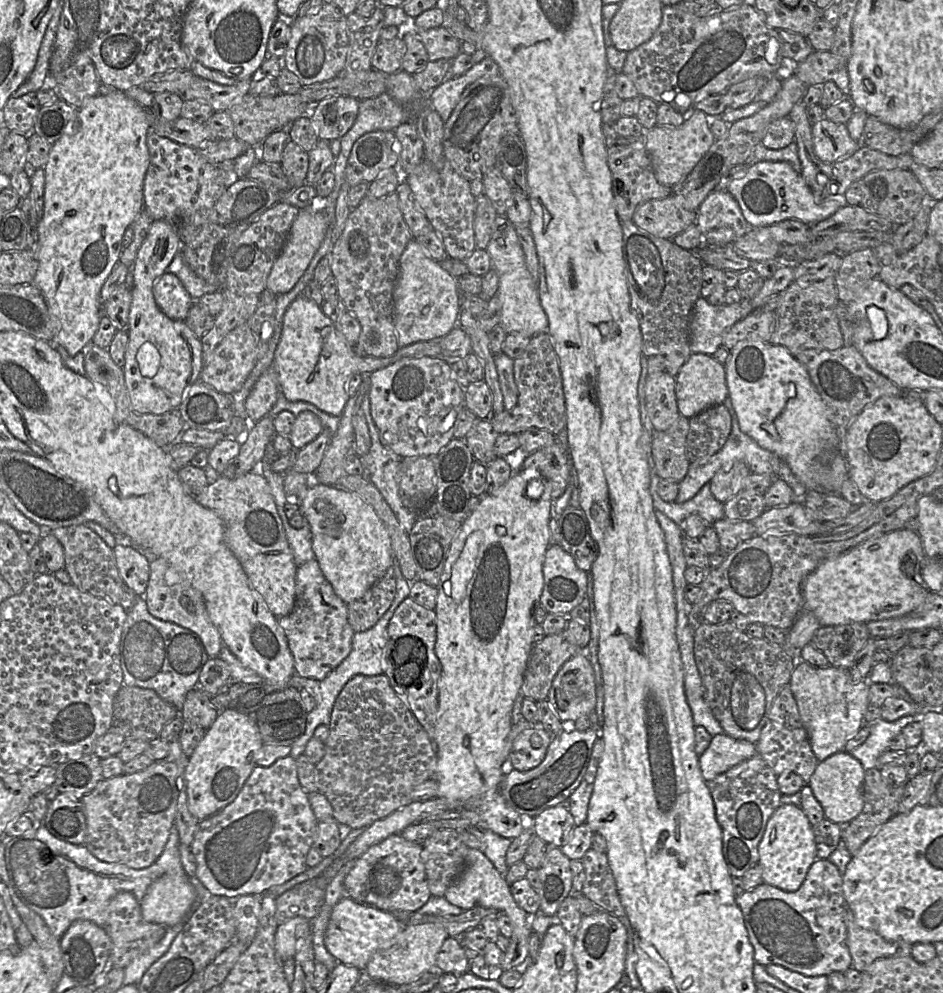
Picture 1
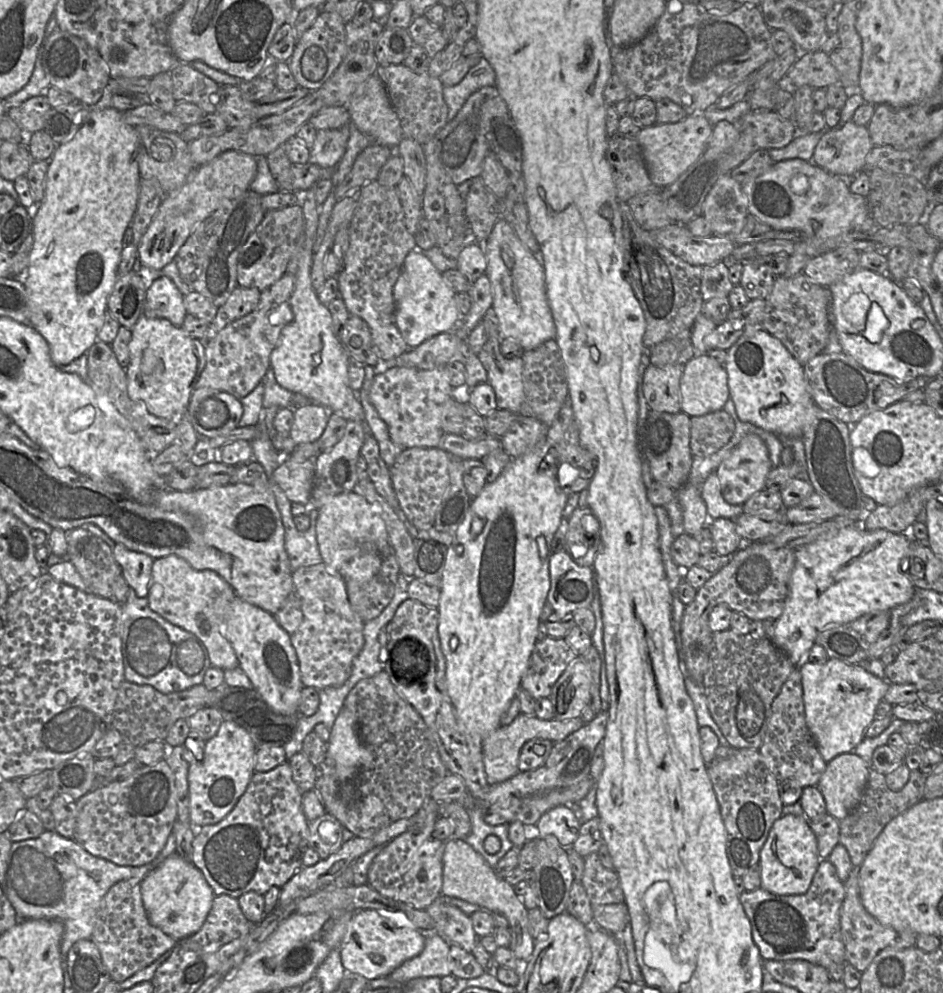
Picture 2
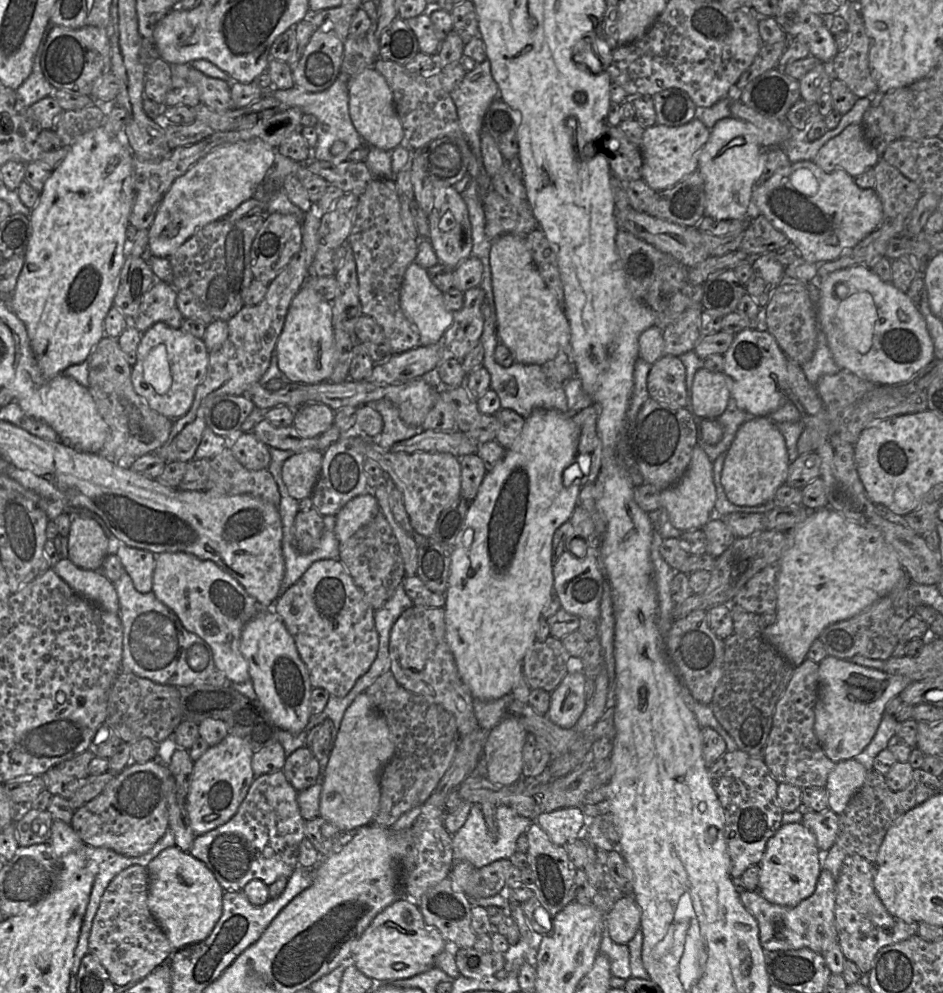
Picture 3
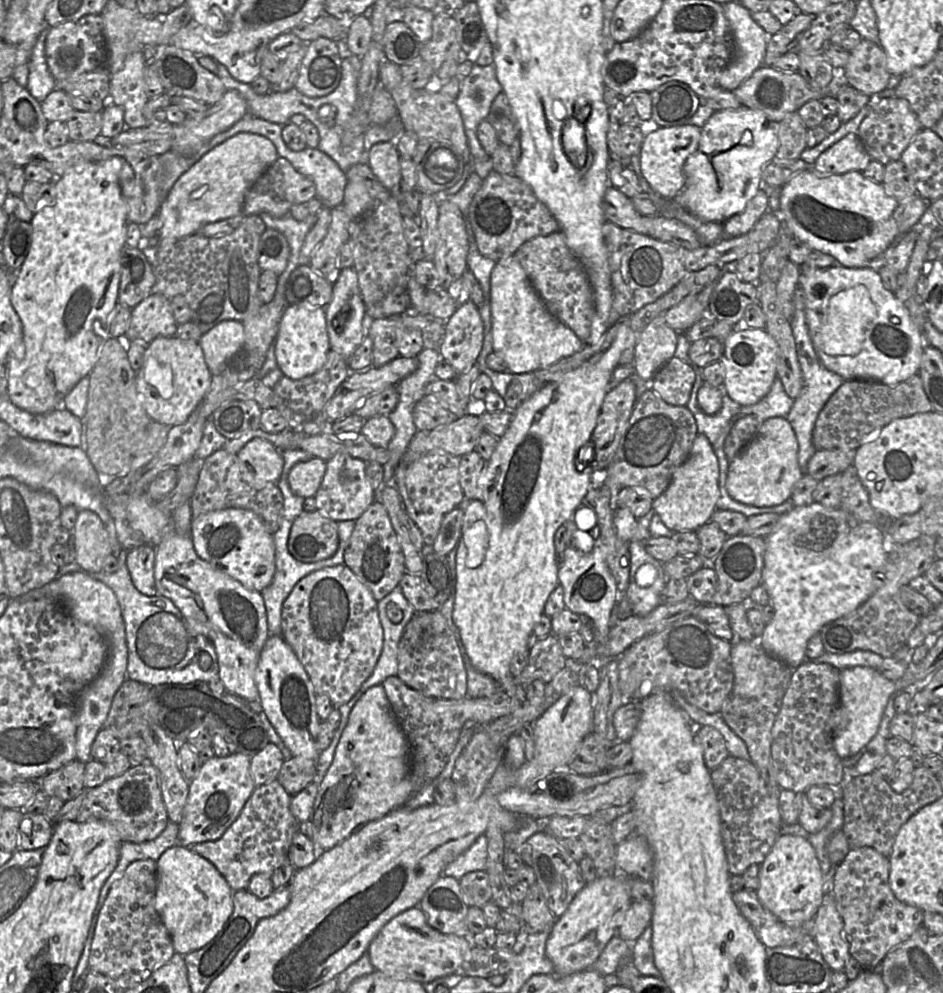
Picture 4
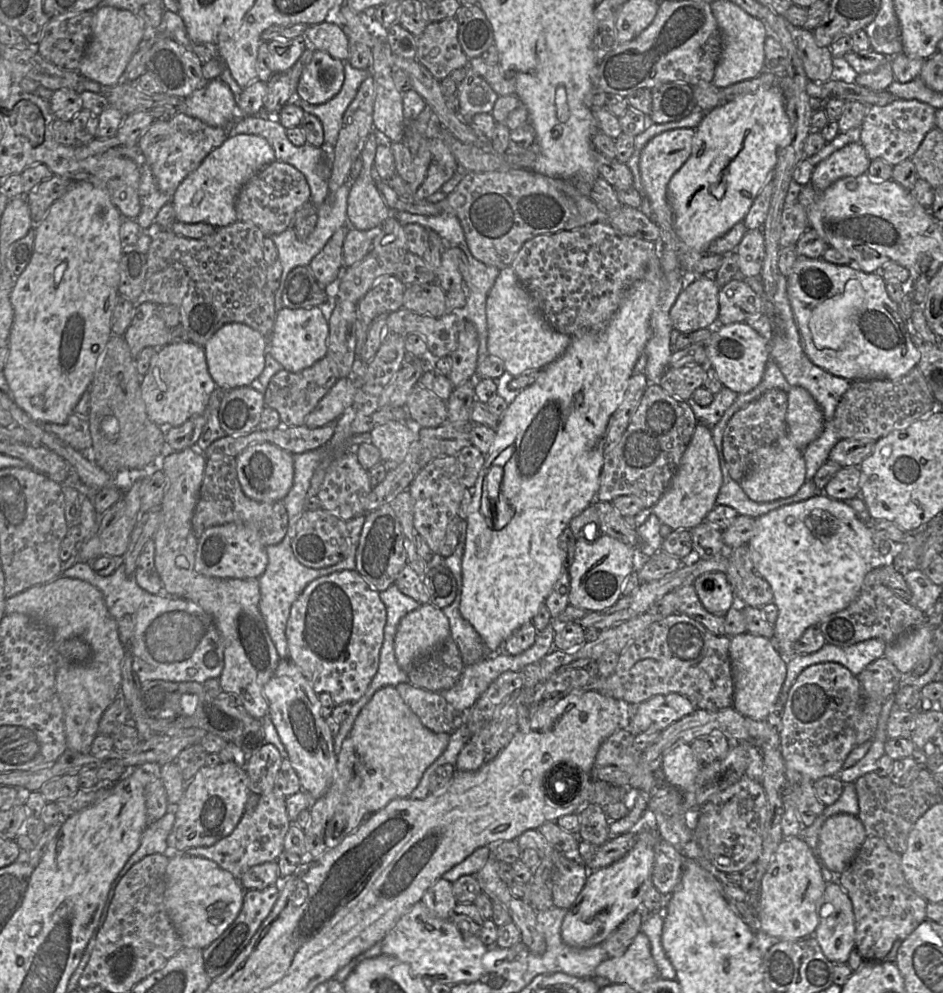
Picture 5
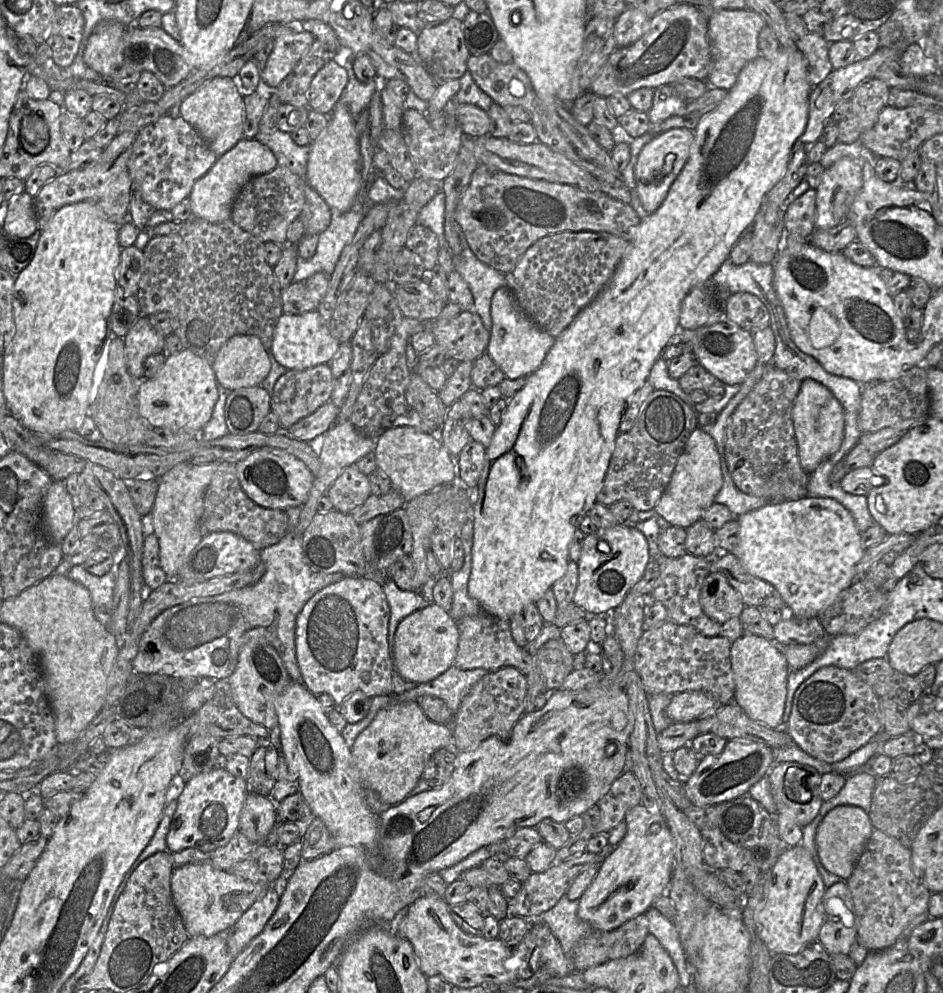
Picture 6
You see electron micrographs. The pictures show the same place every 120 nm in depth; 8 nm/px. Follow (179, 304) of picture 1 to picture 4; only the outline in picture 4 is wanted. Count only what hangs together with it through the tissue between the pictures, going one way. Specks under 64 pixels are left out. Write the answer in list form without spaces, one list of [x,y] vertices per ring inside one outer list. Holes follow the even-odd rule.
[[[151,293],[131,310],[129,327],[124,335],[130,342],[141,339],[150,343],[160,336],[173,337],[177,327],[170,300],[162,294]]]

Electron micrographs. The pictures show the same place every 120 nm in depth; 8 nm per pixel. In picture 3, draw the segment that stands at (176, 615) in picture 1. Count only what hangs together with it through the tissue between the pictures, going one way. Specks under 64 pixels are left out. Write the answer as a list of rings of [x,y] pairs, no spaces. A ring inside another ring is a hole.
[[[165,552],[156,555],[152,593],[177,615],[187,631],[198,635],[209,644],[216,669],[222,671],[228,680],[237,683],[251,680],[248,662],[239,648],[241,632],[244,625],[260,609],[265,608],[260,608],[257,601],[245,591],[236,579],[211,560],[200,560],[196,556],[184,552]]]

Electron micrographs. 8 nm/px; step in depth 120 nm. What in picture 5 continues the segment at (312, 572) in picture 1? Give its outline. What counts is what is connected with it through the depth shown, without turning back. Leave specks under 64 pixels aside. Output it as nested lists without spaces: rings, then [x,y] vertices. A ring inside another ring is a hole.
[[[341,570],[310,582],[291,606],[285,631],[289,659],[301,670],[314,692],[317,695],[327,692],[335,706],[359,700],[378,670],[387,618],[379,593],[356,570]]]

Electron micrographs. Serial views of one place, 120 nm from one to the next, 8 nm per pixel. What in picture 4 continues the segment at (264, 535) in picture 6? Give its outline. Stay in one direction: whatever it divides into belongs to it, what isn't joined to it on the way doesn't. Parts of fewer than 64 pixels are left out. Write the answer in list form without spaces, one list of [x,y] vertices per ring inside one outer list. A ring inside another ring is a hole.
[[[224,449],[217,450],[202,463],[199,480],[190,499],[192,520],[200,515],[229,508],[253,511],[262,521],[265,529],[274,535],[281,523],[283,496],[277,483],[271,483],[263,489],[256,490],[249,486],[241,476],[240,462],[235,454]]]

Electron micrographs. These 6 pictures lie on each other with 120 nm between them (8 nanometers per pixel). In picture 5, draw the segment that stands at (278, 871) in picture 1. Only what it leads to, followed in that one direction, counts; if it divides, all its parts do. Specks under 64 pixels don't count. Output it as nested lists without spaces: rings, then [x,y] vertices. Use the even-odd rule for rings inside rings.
[[[274,790],[260,795],[253,810],[245,810],[233,832],[209,847],[193,847],[184,851],[190,856],[198,856],[216,862],[223,870],[240,880],[251,867],[265,862],[277,861],[284,851],[284,838],[292,822],[286,811],[286,797]]]

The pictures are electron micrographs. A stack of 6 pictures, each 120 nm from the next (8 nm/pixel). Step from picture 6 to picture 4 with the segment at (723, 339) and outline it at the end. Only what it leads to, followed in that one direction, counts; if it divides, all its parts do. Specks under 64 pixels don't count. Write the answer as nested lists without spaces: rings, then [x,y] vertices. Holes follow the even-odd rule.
[[[766,329],[734,330],[724,341],[724,352],[719,359],[725,367],[724,393],[742,406],[762,400],[777,377],[777,345]]]

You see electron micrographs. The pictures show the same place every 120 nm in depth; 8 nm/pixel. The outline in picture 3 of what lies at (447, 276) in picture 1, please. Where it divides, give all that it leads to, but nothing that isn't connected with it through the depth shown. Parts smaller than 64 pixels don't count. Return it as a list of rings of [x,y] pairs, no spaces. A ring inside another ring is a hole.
[[[411,263],[403,278],[400,289],[400,306],[406,318],[417,328],[420,345],[442,343],[444,333],[453,323],[453,312],[446,309],[443,292],[430,280],[427,269]]]

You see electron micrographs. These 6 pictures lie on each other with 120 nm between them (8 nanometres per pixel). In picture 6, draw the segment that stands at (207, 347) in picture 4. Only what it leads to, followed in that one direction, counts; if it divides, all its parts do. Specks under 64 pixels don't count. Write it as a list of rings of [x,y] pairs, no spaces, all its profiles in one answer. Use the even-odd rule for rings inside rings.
[[[255,335],[231,337],[212,363],[218,383],[231,391],[260,385],[270,368],[268,353]]]

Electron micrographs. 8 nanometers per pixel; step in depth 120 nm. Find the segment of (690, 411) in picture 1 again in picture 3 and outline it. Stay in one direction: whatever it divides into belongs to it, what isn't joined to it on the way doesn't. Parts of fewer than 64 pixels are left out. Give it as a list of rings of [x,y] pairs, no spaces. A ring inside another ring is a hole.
[[[697,370],[691,389],[693,414],[702,419],[717,419],[726,410],[731,398],[724,372]]]

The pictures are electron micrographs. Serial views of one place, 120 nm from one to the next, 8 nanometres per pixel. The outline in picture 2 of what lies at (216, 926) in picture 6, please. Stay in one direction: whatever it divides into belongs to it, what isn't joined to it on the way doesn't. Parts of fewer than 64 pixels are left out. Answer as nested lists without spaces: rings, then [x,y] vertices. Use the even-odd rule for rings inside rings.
[[[176,852],[149,872],[142,882],[141,897],[149,922],[176,941],[198,932],[215,897],[201,871]]]

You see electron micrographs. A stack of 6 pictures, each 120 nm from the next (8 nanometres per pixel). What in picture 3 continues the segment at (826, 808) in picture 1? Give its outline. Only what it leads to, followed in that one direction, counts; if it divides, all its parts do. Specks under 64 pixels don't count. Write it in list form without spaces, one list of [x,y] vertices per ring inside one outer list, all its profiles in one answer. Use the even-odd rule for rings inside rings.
[[[854,759],[837,762],[825,785],[829,809],[840,815],[863,785],[867,772],[865,767]]]

